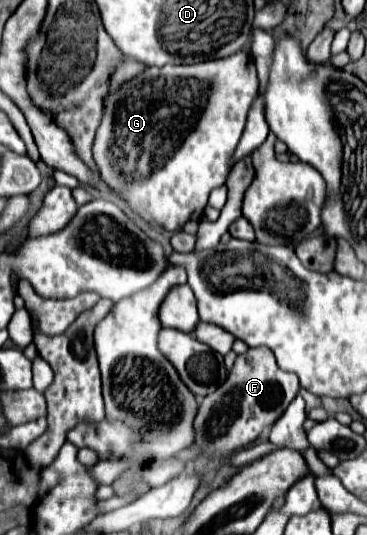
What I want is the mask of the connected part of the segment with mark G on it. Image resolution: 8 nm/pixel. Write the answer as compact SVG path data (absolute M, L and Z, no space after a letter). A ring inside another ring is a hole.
M243 50L229 58L191 66L149 66L131 80L125 80L105 98L103 120L93 140L93 160L103 182L119 192L129 208L147 224L155 222L169 232L177 232L187 220L199 220L209 192L227 180L229 158L239 144L257 88L259 80L253 58Z

